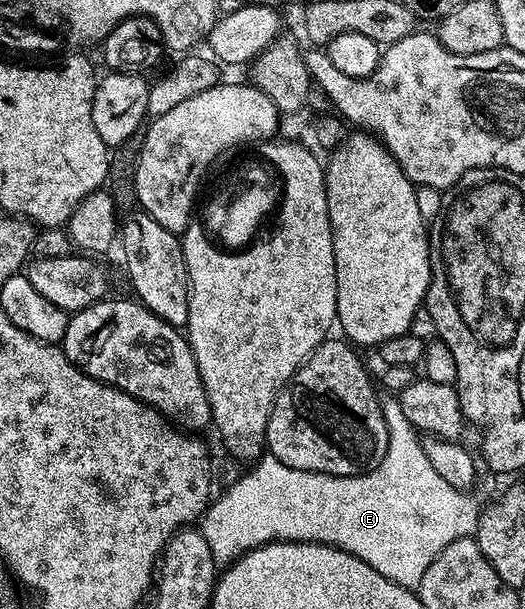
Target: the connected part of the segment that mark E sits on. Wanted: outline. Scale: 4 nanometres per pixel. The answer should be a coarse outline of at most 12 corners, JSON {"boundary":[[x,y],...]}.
{"boundary":[[399,395],[364,476],[264,454],[204,509],[217,565],[330,544],[403,588],[472,536]]}

